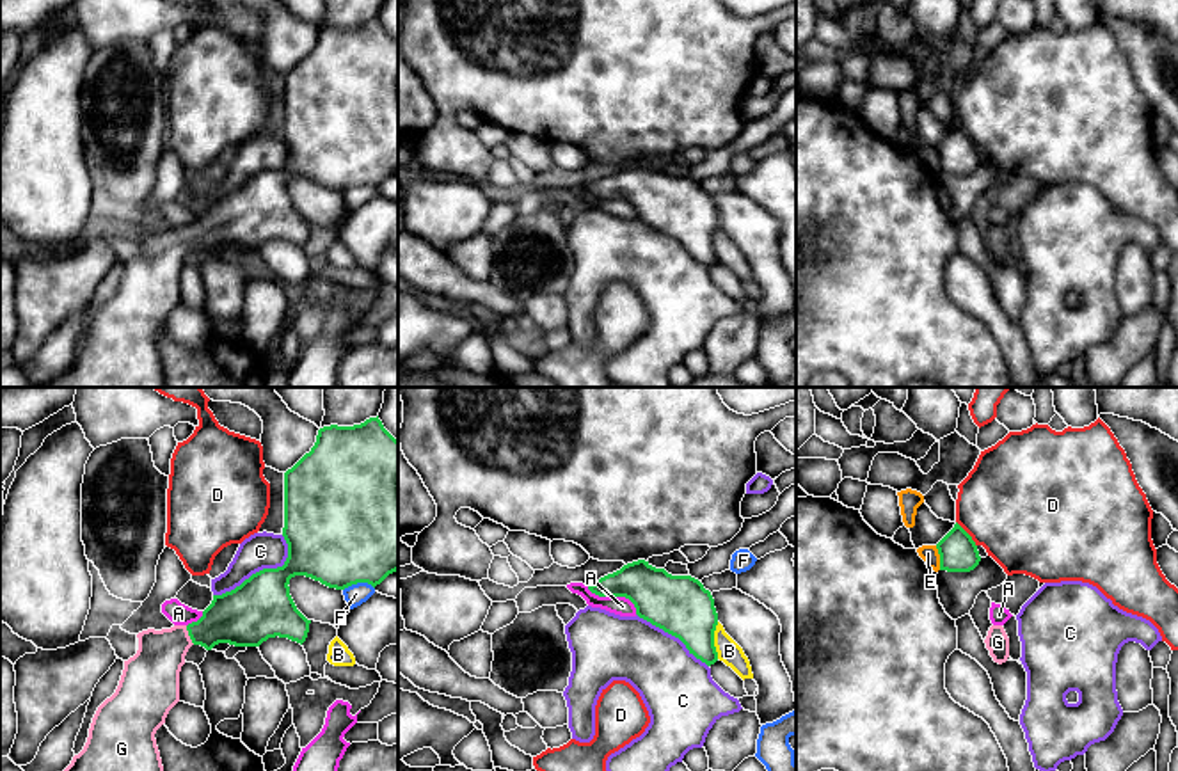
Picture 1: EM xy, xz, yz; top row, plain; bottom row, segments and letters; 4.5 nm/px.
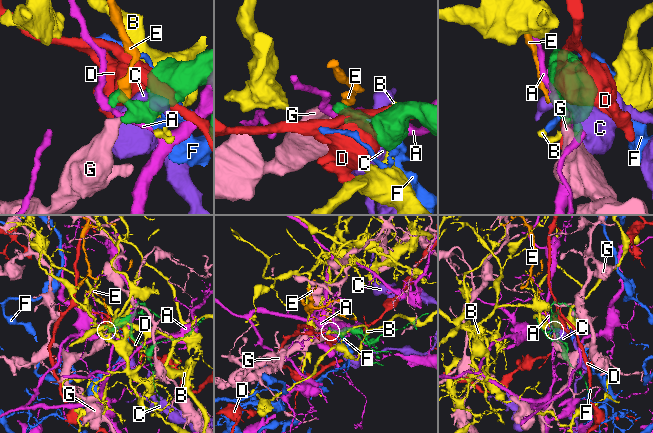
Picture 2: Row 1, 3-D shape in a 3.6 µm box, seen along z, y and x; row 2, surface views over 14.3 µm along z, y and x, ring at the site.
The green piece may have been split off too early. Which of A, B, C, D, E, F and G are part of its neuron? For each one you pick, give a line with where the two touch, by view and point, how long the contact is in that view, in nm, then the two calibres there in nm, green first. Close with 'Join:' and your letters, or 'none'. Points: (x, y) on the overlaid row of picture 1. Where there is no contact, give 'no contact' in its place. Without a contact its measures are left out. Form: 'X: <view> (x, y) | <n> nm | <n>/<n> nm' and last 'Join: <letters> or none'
G: xy (189, 635) | 100 nm | 260/240 nm
Join: G

